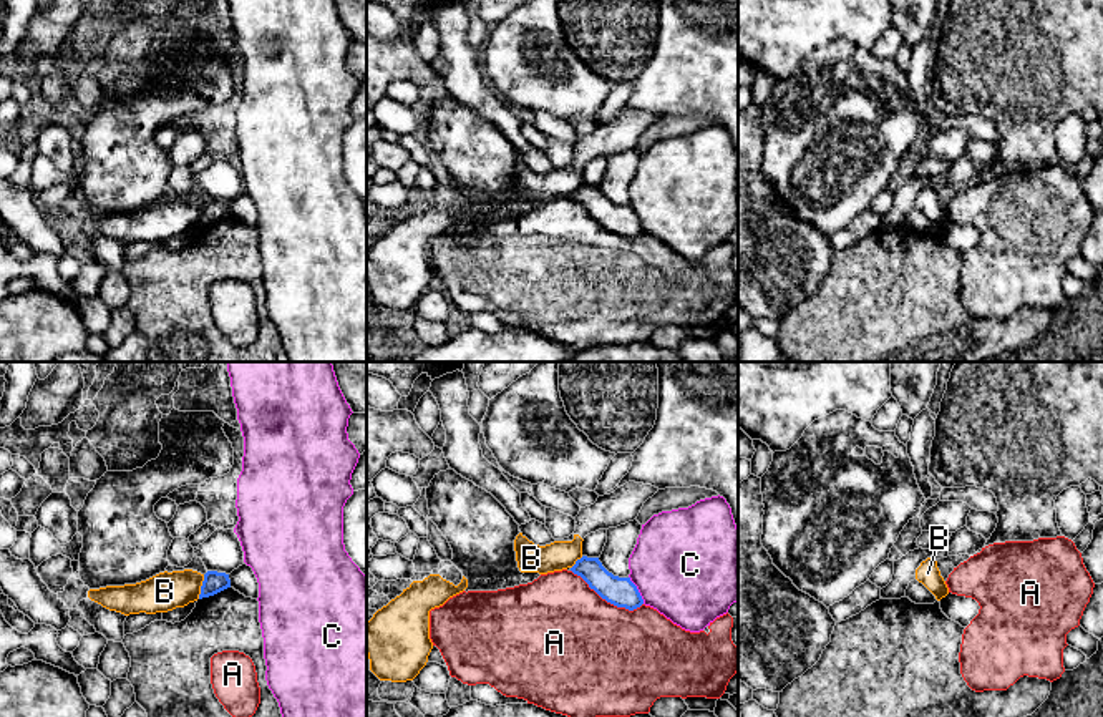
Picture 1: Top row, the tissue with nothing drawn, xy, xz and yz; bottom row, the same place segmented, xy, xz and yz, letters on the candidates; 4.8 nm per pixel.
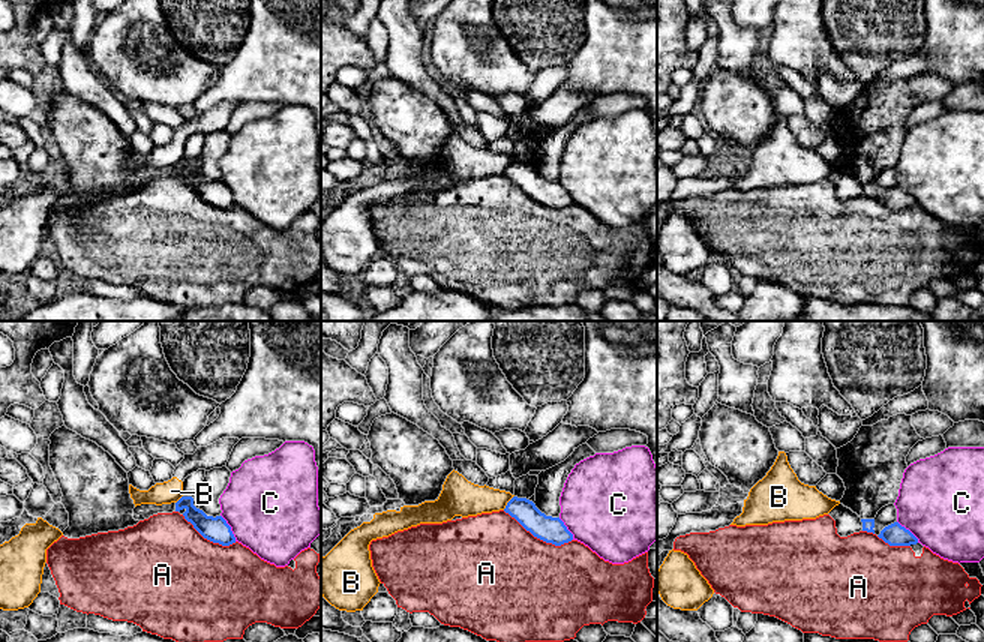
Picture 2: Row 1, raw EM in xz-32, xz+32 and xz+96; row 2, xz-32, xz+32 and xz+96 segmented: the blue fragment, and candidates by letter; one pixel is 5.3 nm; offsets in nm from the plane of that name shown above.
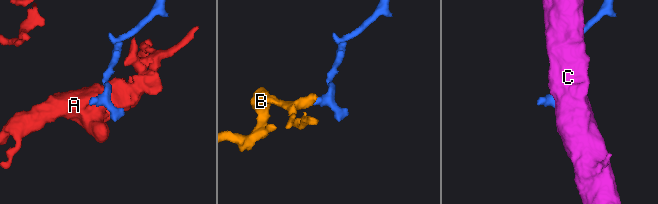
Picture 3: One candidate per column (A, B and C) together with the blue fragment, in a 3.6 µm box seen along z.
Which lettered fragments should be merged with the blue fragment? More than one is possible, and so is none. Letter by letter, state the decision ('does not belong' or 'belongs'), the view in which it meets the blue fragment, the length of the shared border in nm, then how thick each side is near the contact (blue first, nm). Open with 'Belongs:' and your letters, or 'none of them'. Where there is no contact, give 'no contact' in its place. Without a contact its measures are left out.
Belongs: none of them
A: does not belong; contact in xz; length 400 nm; calibres 140 and 500 nm
B: does not belong; contact in xy; length 120 nm; calibres 100 and 190 nm
C: does not belong; contact in xz; length 150 nm; calibres 140 and 500 nm

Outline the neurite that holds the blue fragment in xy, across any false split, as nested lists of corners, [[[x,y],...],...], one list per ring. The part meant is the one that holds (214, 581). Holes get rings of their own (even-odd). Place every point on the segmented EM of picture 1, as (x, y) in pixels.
[[[207,571],[204,574],[199,599],[214,596],[227,588],[231,588],[229,574],[217,573],[217,571]]]

